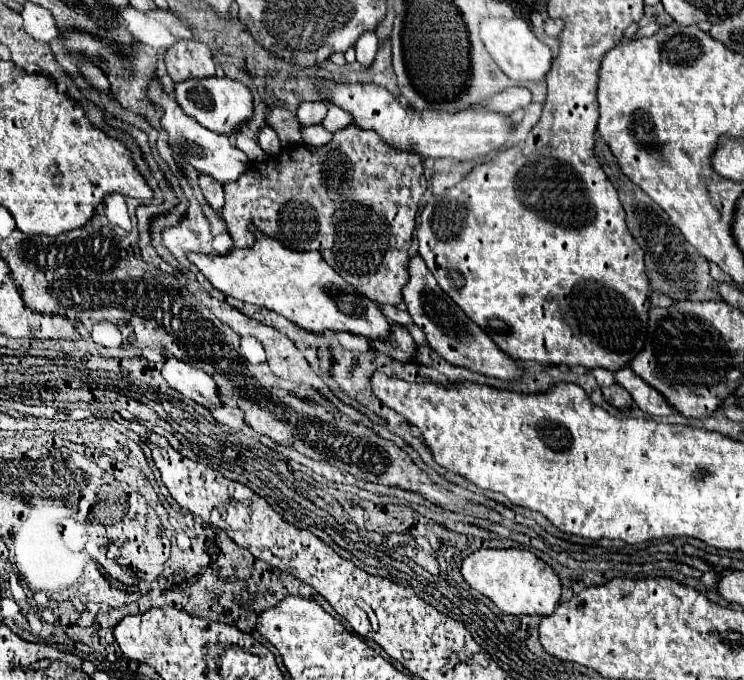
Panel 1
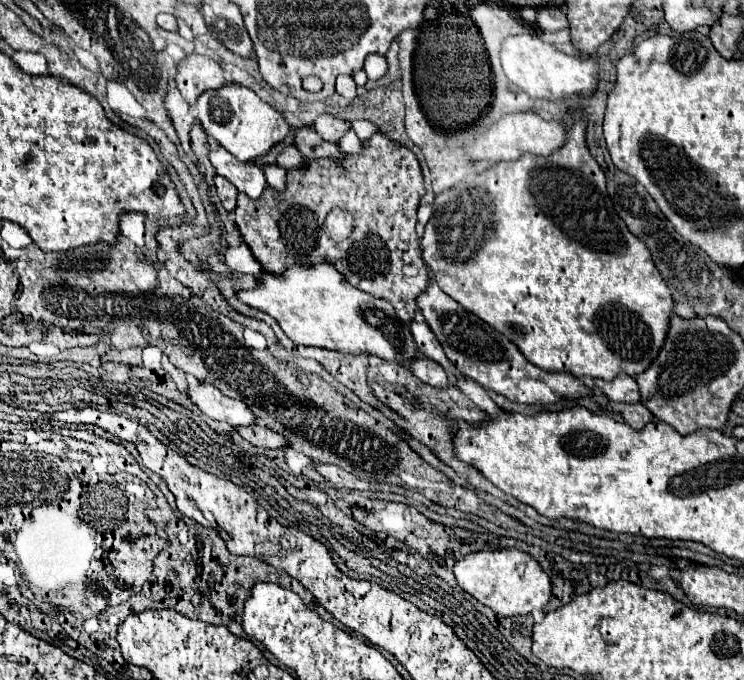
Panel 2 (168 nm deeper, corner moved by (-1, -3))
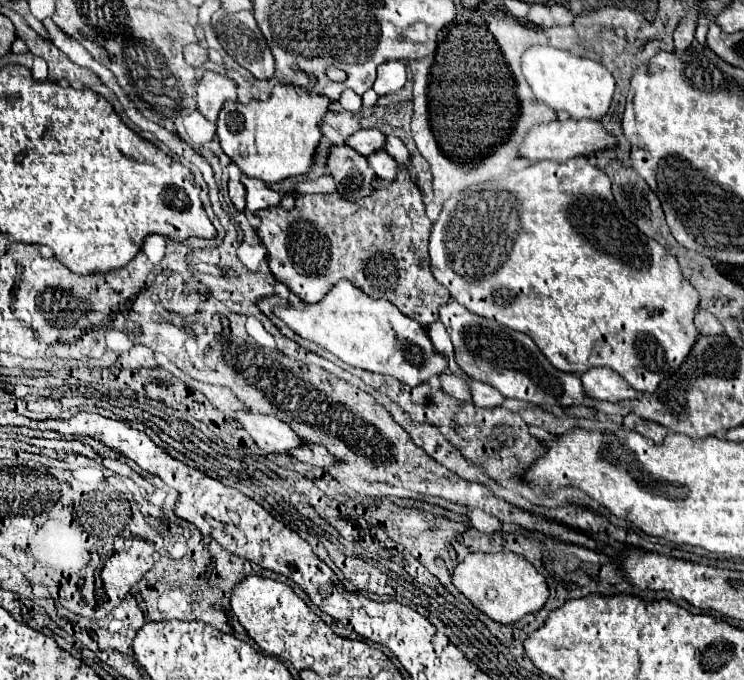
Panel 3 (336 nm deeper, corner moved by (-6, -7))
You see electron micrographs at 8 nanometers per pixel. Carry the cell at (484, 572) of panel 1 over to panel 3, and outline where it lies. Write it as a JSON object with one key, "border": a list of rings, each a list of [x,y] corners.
{"border":[[[474,552],[460,562],[452,572],[452,584],[462,592],[480,612],[492,618],[498,624],[512,624],[526,614],[538,612],[548,600],[546,580],[536,568],[518,554],[500,552],[500,554],[484,554]]]}

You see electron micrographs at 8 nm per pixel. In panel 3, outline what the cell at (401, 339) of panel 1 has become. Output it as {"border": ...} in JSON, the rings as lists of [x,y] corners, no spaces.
{"border":[[[444,372],[440,376],[440,382],[442,382],[442,388],[454,396],[456,400],[470,400],[472,402],[472,394],[470,394],[470,386],[468,382],[464,382],[464,378],[460,376],[454,376],[452,372]]]}

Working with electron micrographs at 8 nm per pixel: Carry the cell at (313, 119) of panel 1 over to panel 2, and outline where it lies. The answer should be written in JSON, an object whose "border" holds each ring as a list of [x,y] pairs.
{"border":[[[319,114],[313,122],[313,130],[323,138],[323,140],[329,140],[329,142],[337,142],[347,130],[349,130],[349,124],[331,116],[331,114]]]}

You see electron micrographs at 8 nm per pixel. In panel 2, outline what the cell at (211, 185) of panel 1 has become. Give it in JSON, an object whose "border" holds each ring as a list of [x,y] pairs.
{"border":[[[215,176],[215,188],[217,188],[217,196],[223,202],[223,208],[227,212],[231,212],[235,208],[235,198],[237,198],[237,188],[233,184],[229,184],[229,180]]]}

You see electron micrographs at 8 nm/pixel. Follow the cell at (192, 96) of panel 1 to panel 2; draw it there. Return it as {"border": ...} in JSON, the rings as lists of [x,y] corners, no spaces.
{"border":[[[225,84],[213,92],[203,92],[197,98],[195,108],[203,130],[241,162],[263,156],[275,142],[283,140],[289,130],[285,118],[279,112],[275,112],[253,90],[241,84]]]}

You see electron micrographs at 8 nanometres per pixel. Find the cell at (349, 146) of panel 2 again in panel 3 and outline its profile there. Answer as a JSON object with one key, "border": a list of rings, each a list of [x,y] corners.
{"border":[[[382,150],[368,156],[368,162],[370,162],[372,170],[376,172],[376,176],[382,178],[382,180],[394,180],[394,176],[398,174],[398,162]]]}

